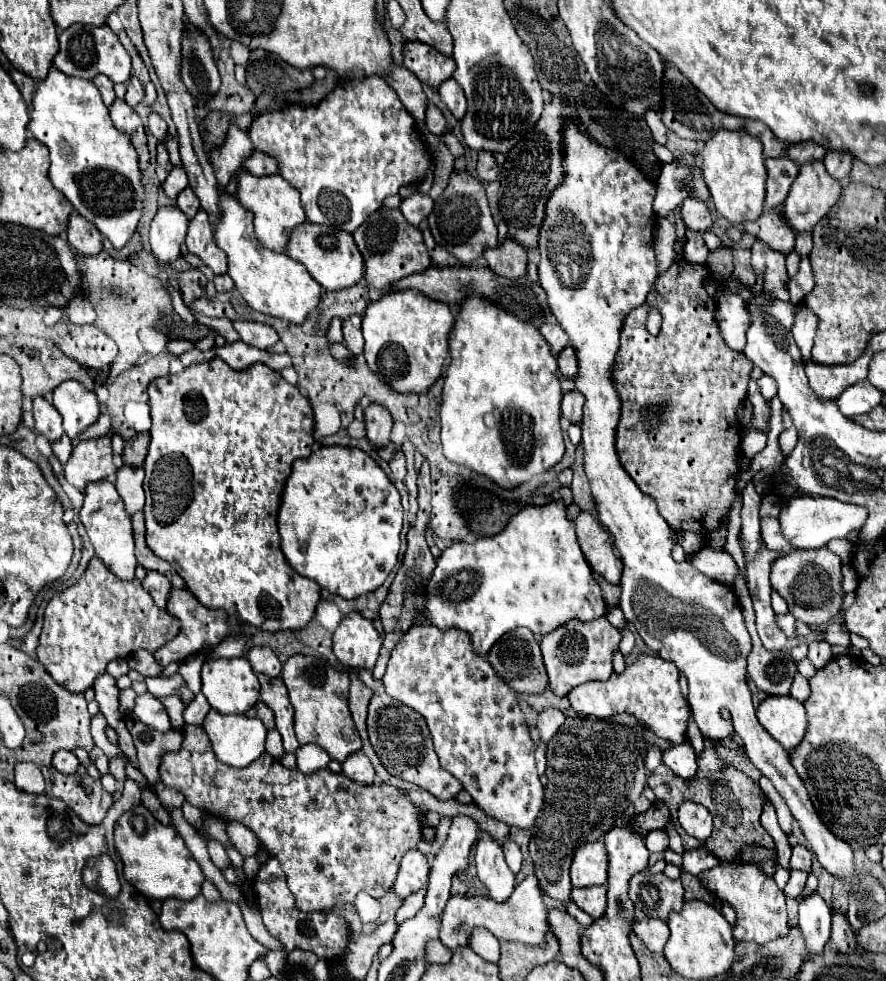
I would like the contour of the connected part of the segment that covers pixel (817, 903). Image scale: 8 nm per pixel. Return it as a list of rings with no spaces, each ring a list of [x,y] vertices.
[[[818,892],[806,896],[800,902],[800,912],[798,912],[798,926],[804,936],[804,948],[808,956],[822,954],[824,944],[830,938],[830,922],[832,914],[828,904],[820,898]]]

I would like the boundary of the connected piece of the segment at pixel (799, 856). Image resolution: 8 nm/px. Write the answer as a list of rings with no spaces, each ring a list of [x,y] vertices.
[[[796,844],[792,848],[792,858],[790,858],[790,866],[794,870],[804,870],[810,872],[810,862],[812,862],[812,852],[808,846],[804,844]]]

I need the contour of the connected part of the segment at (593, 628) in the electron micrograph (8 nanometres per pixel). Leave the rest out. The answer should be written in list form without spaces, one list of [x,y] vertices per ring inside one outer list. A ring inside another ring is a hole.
[[[604,616],[592,620],[590,624],[582,624],[578,620],[570,620],[562,628],[546,634],[540,642],[544,664],[550,678],[550,690],[558,696],[566,696],[578,684],[590,680],[608,680],[612,674],[612,652],[618,650],[620,632],[614,628]]]

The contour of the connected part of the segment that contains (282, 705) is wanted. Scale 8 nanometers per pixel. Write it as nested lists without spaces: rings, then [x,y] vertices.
[[[258,676],[260,680],[260,700],[270,706],[270,710],[276,716],[276,730],[284,738],[284,750],[286,752],[296,752],[298,750],[298,740],[294,734],[294,708],[288,700],[286,686],[282,678],[270,680],[270,676]]]

